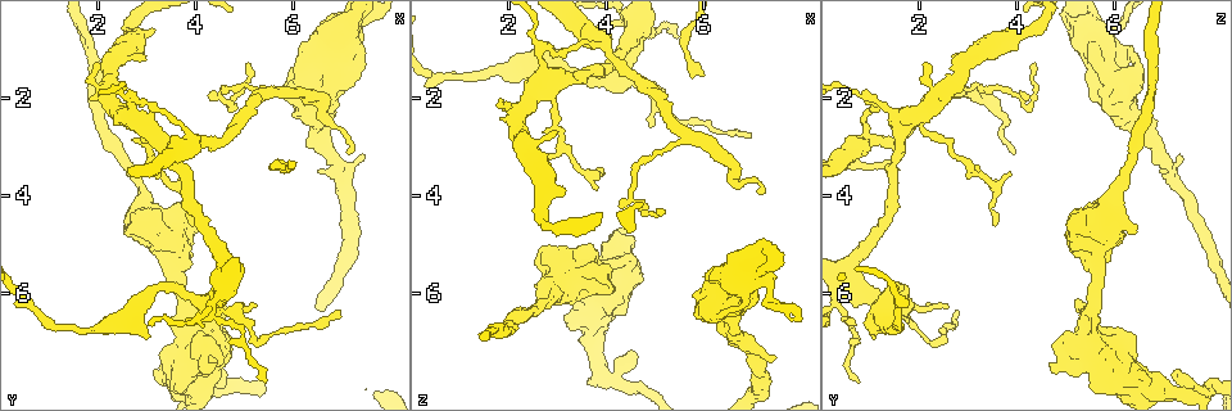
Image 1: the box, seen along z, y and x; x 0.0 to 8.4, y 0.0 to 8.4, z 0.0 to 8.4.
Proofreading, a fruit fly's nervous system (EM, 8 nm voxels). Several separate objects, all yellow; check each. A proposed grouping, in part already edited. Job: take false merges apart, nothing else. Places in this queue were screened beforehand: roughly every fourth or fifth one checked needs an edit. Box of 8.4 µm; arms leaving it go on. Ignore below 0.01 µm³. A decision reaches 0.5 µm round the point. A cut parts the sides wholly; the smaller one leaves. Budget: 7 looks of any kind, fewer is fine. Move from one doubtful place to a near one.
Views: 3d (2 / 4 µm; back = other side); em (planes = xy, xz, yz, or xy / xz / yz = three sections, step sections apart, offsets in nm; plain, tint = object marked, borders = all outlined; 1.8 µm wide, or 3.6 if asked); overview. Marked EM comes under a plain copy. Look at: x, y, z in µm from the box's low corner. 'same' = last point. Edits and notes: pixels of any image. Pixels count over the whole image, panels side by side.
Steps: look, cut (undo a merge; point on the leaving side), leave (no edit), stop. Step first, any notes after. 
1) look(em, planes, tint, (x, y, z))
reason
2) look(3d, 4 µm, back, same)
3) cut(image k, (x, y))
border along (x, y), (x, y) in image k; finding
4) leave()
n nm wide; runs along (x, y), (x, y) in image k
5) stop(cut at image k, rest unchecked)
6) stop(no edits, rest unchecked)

look(em, 3.6 µm, xz, step 4, tint, (3.45, 4.90, 5.35))
abrupt turn

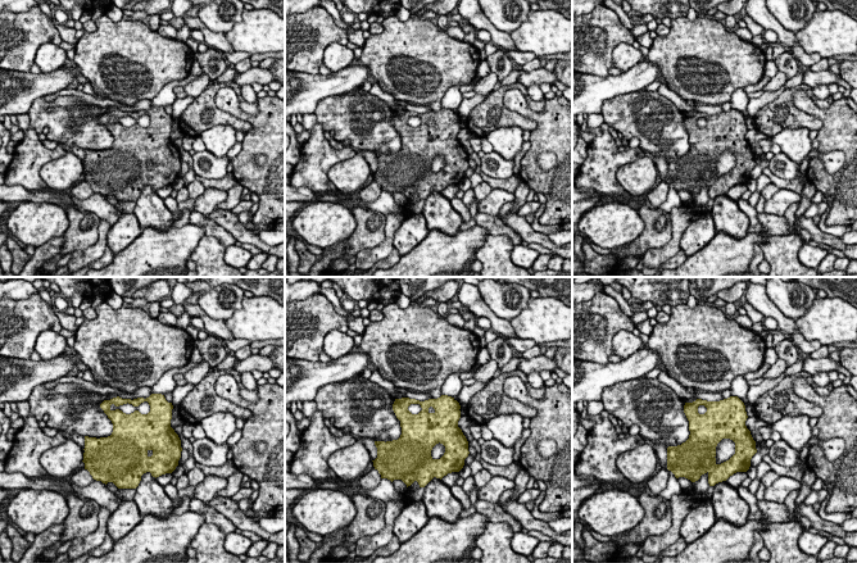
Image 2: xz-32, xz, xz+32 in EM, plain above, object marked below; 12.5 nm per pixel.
look(em, 3.6 µm, planes, tint, same)

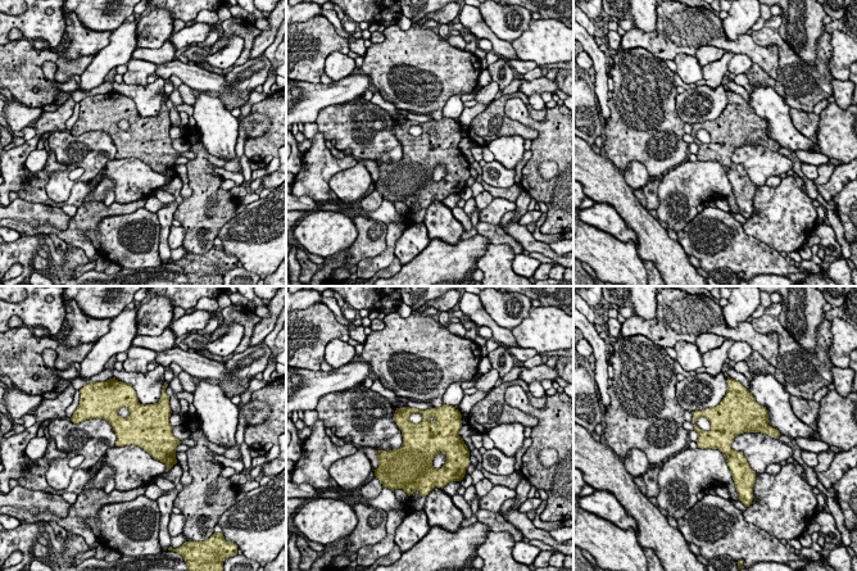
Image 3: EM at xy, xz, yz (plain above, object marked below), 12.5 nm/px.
leave()
420 nm wide; one cell here

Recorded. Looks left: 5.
look(em, xy, step 16, tint, (4.70, 2.05, 4.20))
abrupt turn

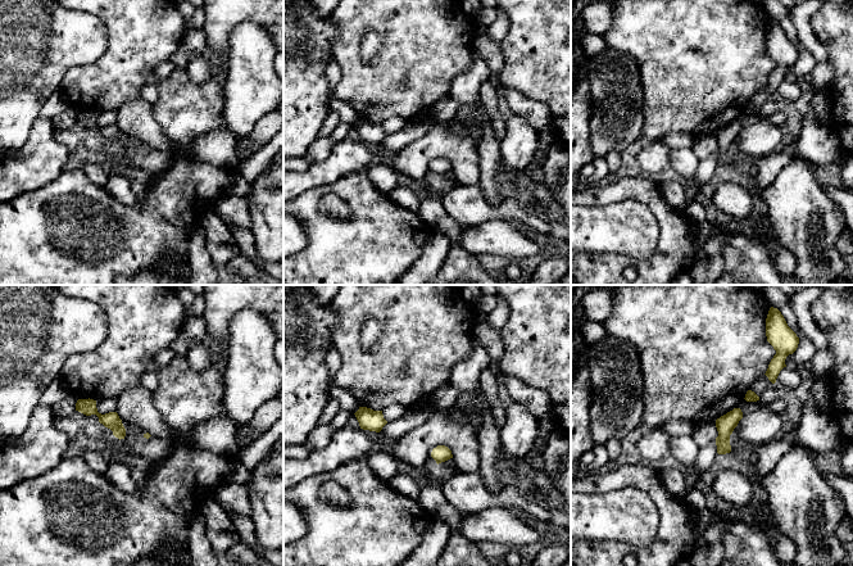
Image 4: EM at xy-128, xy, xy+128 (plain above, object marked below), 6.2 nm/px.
leave()
all the same cell

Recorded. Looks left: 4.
look(3d, 2 µm, (6.20, 1.35, 6.45))
thick turns thin

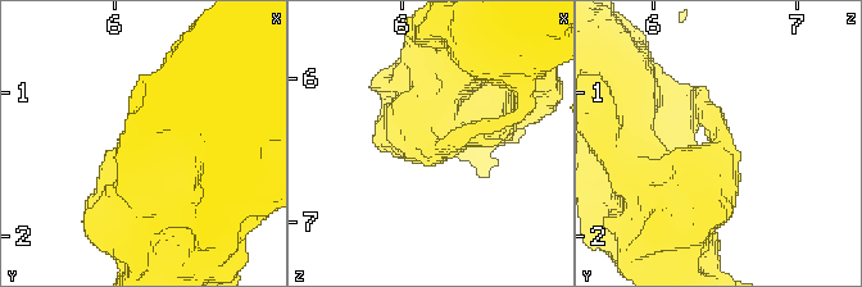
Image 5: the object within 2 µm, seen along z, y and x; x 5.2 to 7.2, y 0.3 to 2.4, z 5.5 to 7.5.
look(em, planes, tint, (6.20, 1.44, 6.44))
shape alone is not enough

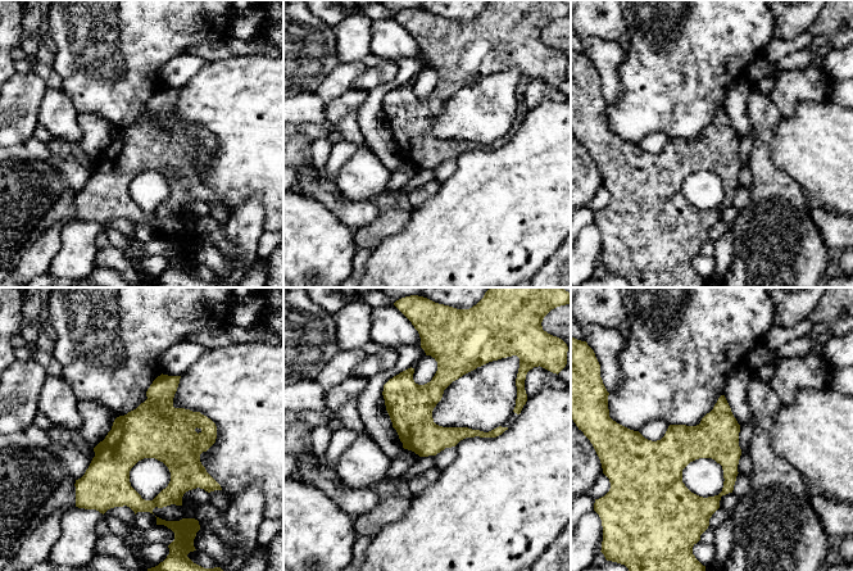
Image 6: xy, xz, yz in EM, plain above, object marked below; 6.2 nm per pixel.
leave()
280 nm wide; one cell here

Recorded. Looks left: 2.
stop(no edits, rest unchecked)

